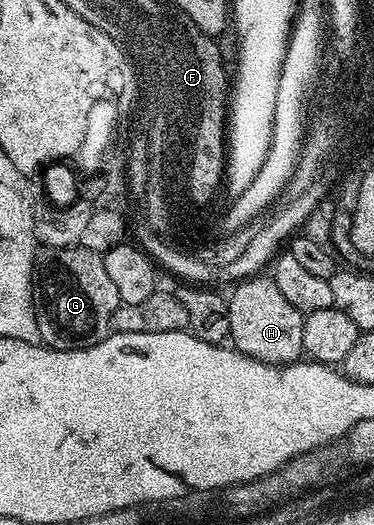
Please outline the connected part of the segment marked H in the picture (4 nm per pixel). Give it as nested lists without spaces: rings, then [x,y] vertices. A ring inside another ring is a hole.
[[[269,275],[251,276],[233,285],[234,293],[229,293],[230,335],[237,351],[251,356],[265,364],[293,364],[303,355],[302,322],[303,313],[296,310],[284,299],[284,294],[276,287]]]

